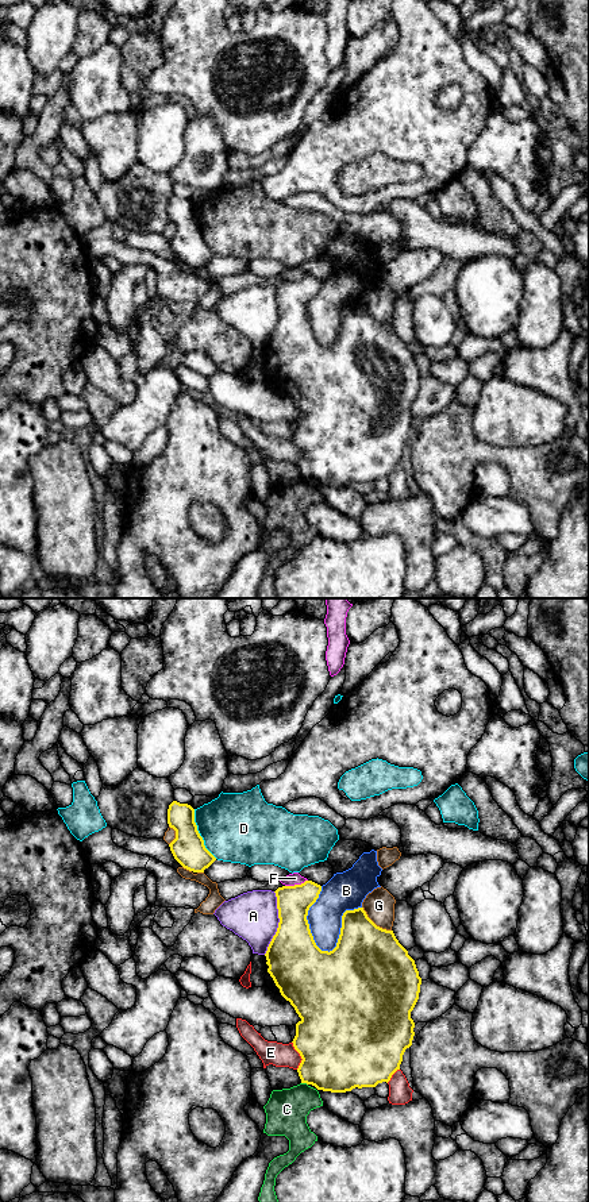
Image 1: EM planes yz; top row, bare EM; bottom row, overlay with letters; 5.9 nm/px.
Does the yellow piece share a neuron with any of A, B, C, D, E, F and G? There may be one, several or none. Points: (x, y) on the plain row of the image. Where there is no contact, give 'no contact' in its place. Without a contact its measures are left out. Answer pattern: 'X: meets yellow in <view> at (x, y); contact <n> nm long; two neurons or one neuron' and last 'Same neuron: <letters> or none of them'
A: meets yellow in yz at (278, 318); contact 380 nm long; two neurons
B: meets yellow in yz at (341, 326); contact 400 nm long; two neurons
C: meets yellow in yz at (304, 477); contact 40 nm long; two neurons
D: meets yellow in yz at (199, 228); contact 320 nm long; two neurons
E: meets yellow in yz at (300, 450); contact 170 nm long; two neurons
F: meets yellow in yz at (296, 280); contact 140 nm long; two neurons
G: meets yellow in yz at (373, 318); contact 220 nm long; two neurons
Same neuron: none of them

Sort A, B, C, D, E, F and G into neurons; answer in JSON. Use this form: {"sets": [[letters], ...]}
{"sets": [["A"], ["B"], ["C"], ["D"], ["E"], ["F"], ["G"]]}

